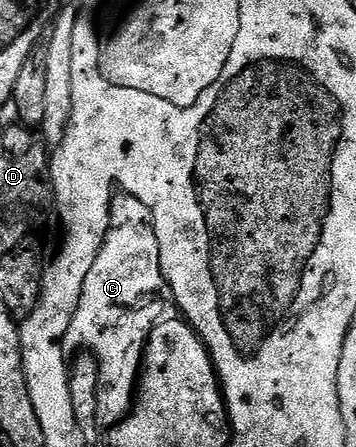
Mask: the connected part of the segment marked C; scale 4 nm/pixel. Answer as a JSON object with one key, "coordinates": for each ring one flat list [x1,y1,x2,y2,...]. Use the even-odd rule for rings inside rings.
{"coordinates":[[124,197,112,200,115,213,109,214,104,240,90,265,90,273,86,273,82,297,75,300,63,341,69,352,76,353,84,348,98,361,100,380,96,390,96,426,100,429,115,427,134,406,134,392,144,362,144,346,148,344,148,334,161,318,160,290,163,292,166,287,152,224,144,213,124,215,128,211,127,202,129,200]]}

